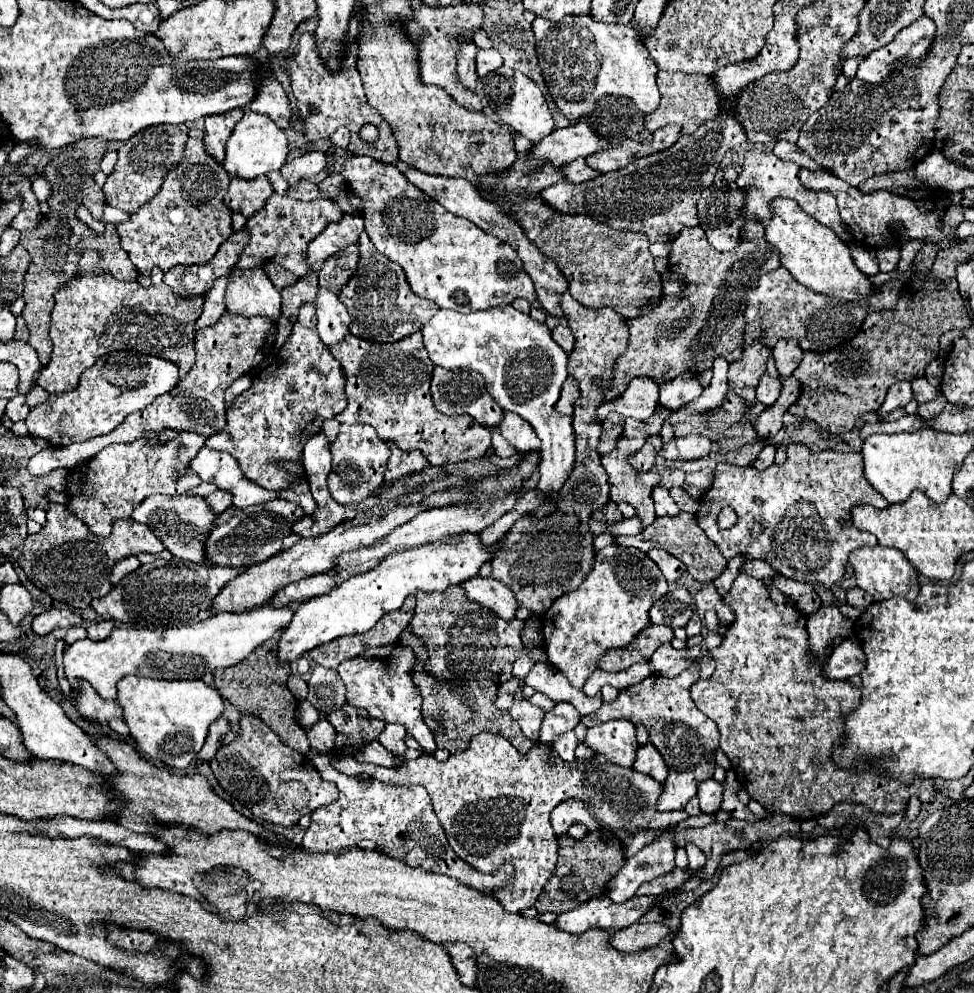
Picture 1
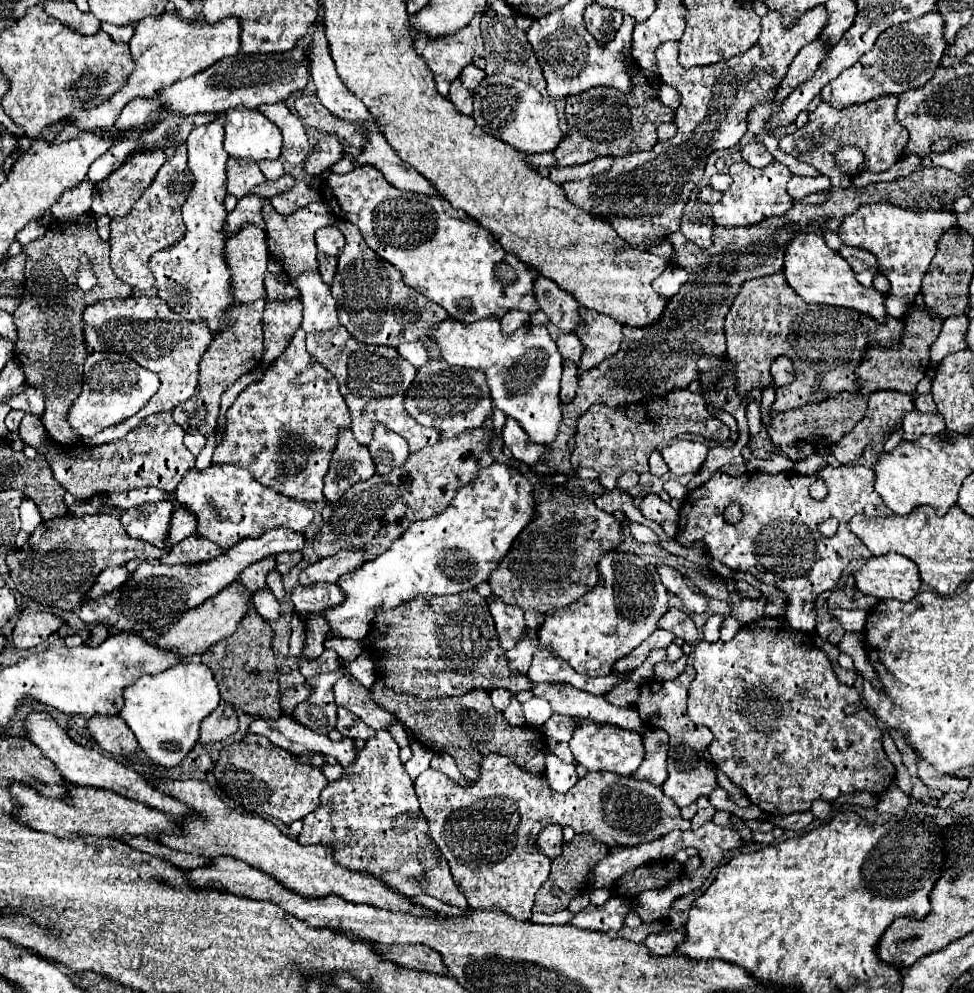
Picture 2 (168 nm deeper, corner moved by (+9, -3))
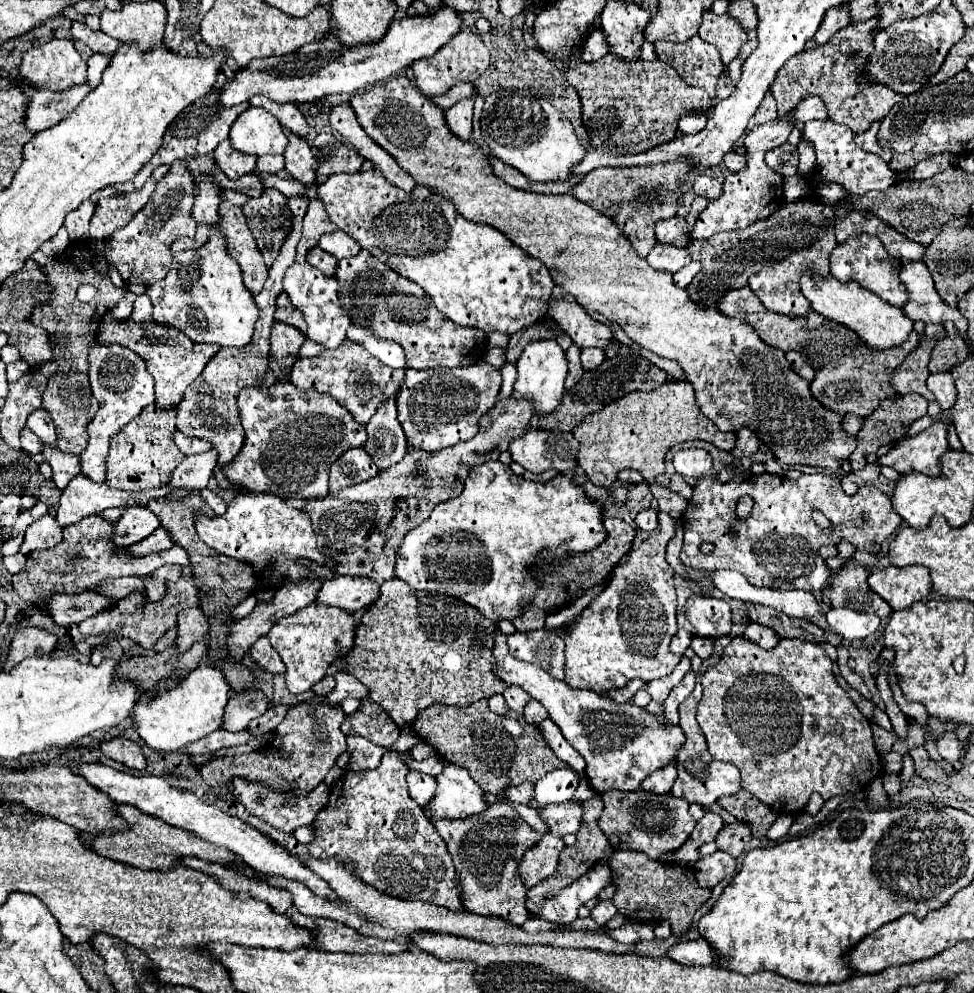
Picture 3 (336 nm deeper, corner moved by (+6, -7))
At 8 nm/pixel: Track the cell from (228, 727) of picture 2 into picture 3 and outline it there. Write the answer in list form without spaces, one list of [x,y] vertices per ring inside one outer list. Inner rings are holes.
[[[249,688],[243,692],[237,692],[231,696],[227,710],[225,710],[225,722],[223,728],[229,732],[245,730],[247,724],[261,716],[269,708],[267,696],[259,688]]]

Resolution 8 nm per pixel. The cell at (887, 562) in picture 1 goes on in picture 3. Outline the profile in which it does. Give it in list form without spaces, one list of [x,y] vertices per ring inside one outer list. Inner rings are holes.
[[[889,566],[875,570],[869,576],[869,586],[875,590],[893,610],[903,610],[917,600],[923,600],[931,592],[931,576],[927,566]]]

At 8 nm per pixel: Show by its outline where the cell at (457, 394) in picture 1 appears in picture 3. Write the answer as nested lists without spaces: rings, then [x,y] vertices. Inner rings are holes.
[[[483,360],[467,368],[407,368],[397,394],[399,422],[405,430],[407,448],[435,452],[457,442],[471,440],[479,432],[481,416],[497,402],[499,390],[501,372]]]

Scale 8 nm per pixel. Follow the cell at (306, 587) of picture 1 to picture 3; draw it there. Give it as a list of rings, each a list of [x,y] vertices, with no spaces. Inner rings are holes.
[[[335,574],[331,580],[325,580],[317,600],[327,606],[337,606],[349,612],[361,610],[379,598],[379,584],[371,578],[347,578]]]

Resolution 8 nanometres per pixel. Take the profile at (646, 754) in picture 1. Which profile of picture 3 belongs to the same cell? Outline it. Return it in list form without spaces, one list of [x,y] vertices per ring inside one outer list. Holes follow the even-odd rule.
[[[669,764],[657,772],[653,772],[647,780],[643,780],[641,788],[647,790],[647,792],[653,792],[653,794],[665,794],[671,790],[673,782],[677,778],[677,770],[675,770],[675,764]]]

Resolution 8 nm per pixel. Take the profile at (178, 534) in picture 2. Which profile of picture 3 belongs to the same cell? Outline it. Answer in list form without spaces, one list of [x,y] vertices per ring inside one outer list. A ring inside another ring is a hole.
[[[157,528],[153,534],[149,534],[147,538],[143,538],[141,542],[127,546],[125,552],[131,554],[131,556],[147,556],[151,552],[167,550],[169,546],[173,546],[173,540],[169,538],[169,534],[163,528]]]

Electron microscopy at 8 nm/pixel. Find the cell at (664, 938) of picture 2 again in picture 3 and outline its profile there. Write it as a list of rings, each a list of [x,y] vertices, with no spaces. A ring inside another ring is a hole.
[[[705,938],[699,940],[687,940],[687,942],[679,942],[677,946],[673,946],[669,950],[669,958],[673,958],[675,962],[681,962],[685,966],[713,966],[717,964],[721,958],[711,950],[709,942],[705,942]]]

